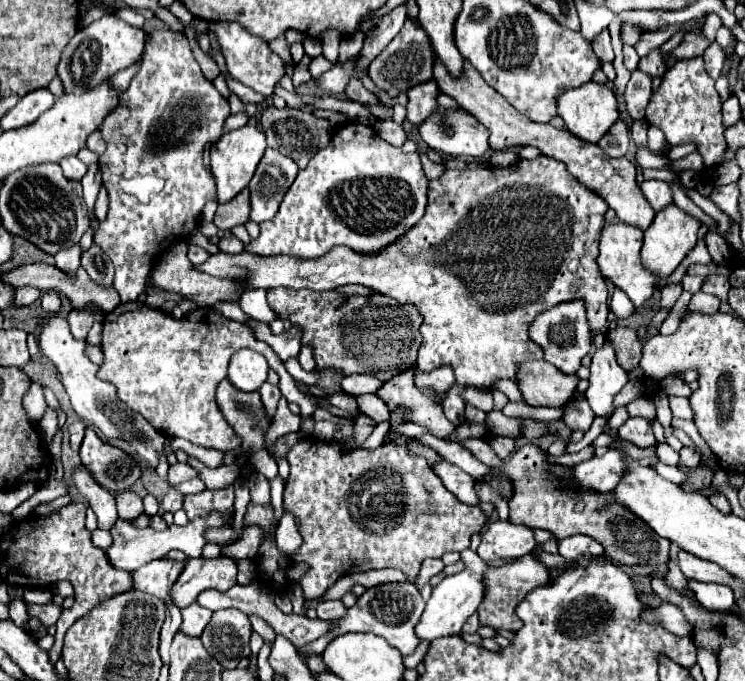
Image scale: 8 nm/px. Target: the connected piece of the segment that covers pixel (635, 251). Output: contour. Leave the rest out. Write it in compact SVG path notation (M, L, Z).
M613 223L607 225L601 233L601 243L599 243L599 271L605 279L609 279L617 289L625 291L627 297L633 301L635 307L641 307L647 299L651 299L655 285L657 285L657 275L651 271L645 271L641 267L641 243L643 243L643 231L639 227L631 227L625 223Z

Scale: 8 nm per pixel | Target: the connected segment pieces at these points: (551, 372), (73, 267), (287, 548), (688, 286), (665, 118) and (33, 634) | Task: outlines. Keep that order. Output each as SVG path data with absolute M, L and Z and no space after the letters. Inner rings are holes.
M545 359L521 363L515 381L525 403L533 407L563 407L579 383L577 375L565 375Z
M73 245L65 251L59 251L55 255L55 267L61 269L61 271L77 271L81 267L81 255L79 255L79 245Z
M285 513L283 515L283 519L281 519L279 527L277 527L277 533L275 533L275 541L277 541L279 551L283 551L287 555L301 547L303 539L301 539L301 535L297 531L297 525L295 525L291 513Z
M685 275L683 277L683 289L685 291L691 291L691 293L697 293L703 287L705 281L707 281L707 277L691 277L691 275Z
M703 57L677 61L665 75L657 93L649 101L645 119L665 133L665 139L673 145L699 143L705 169L723 163L725 155L725 129L721 125L721 99L715 91L715 81L705 73Z
M29 617L29 619L27 619L27 623L23 625L23 629L25 629L25 631L29 633L29 637L31 637L31 639L35 639L35 641L39 641L39 639L43 639L43 637L47 635L45 625L41 625L37 617Z

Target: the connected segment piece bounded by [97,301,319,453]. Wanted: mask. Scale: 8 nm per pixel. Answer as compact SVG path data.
M141 301L121 303L103 319L101 349L105 363L99 367L97 377L115 385L117 397L133 411L139 411L163 435L183 437L195 445L223 453L241 445L241 439L225 423L215 403L215 387L227 377L229 359L239 349L253 349L269 361L269 367L281 379L279 389L283 397L301 409L301 433L313 433L313 413L319 403L299 391L275 351L267 343L257 341L247 325L225 319L209 307L199 307L179 321L171 313L153 309Z

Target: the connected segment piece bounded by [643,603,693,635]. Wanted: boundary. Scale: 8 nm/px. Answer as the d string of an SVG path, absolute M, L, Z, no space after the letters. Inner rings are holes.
M661 603L659 609L645 611L643 621L661 623L673 635L691 635L693 633L693 627L689 627L687 619L681 615L681 609L673 607L673 603Z

